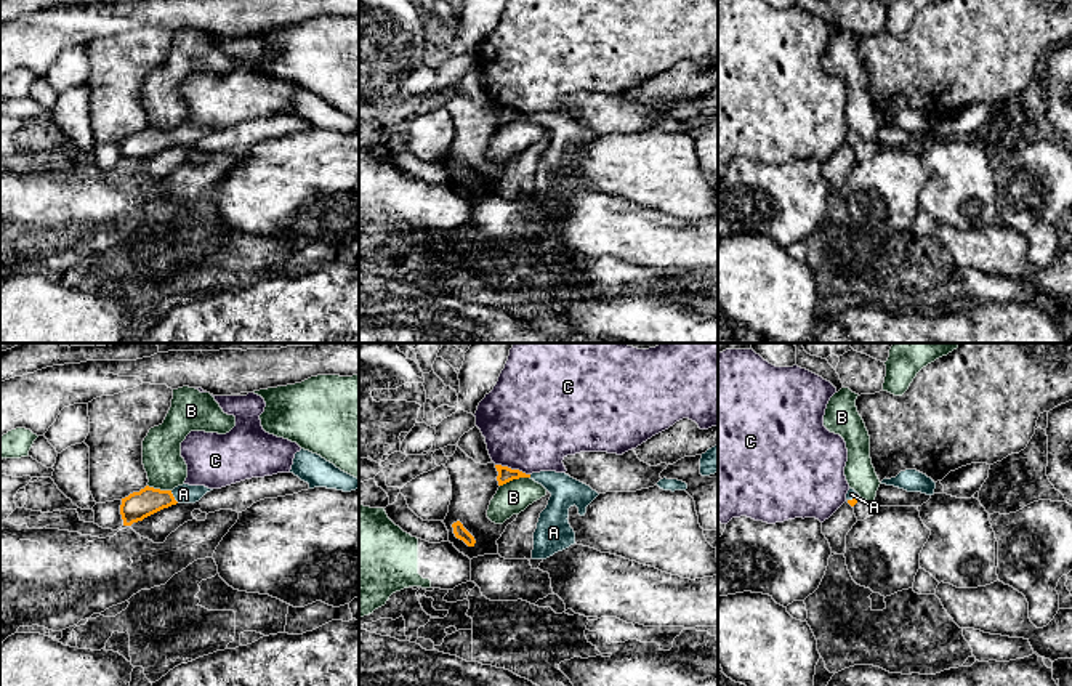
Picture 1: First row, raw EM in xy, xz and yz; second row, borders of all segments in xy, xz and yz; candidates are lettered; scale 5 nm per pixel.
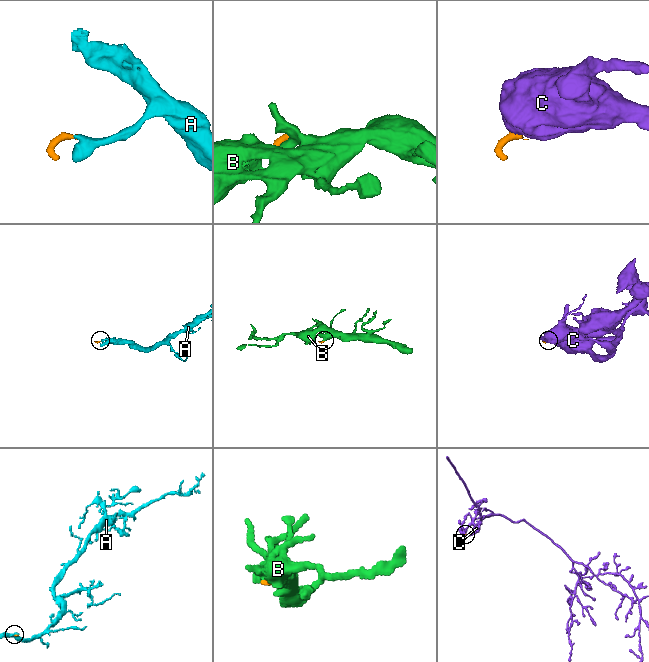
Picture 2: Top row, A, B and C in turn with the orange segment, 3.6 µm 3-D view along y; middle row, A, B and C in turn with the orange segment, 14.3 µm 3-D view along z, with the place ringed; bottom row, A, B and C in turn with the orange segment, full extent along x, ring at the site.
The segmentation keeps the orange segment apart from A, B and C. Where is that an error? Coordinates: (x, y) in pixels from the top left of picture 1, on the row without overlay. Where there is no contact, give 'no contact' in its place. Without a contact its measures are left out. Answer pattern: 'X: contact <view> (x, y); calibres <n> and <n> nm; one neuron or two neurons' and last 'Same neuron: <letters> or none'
A: contact xy (173, 138); calibres 140 and 100 nm; one neuron
B: contact xz (515, 119); calibres 80 and 160 nm; two neurons
C: contact xz (513, 111); calibres 80 and 480 nm; two neurons
Same neuron: A

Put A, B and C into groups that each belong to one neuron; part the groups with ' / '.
A / B / C

